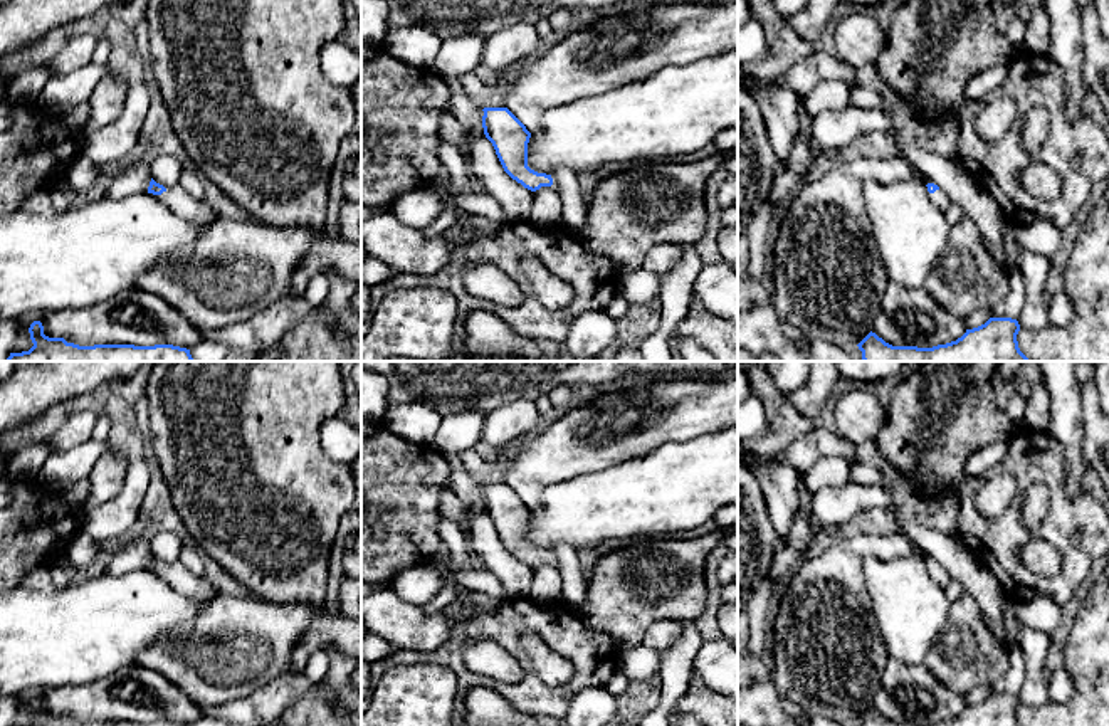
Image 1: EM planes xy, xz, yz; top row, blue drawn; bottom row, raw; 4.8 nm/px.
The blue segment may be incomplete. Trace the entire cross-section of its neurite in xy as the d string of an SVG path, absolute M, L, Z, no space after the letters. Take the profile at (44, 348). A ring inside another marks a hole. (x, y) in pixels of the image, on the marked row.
M34 321L29 333L34 346L29 351L10 353L7 361L195 361L190 350L173 345L79 346L64 338L45 336L40 321Z

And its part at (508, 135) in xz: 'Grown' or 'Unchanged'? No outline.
Unchanged

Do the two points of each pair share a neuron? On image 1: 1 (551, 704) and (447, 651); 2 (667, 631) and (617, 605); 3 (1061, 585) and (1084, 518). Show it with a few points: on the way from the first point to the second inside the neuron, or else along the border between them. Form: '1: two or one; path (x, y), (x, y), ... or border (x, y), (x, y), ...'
1: one; path (525, 704), (518, 704), (501, 688), (471, 678)
2: two; border (683, 620), (656, 620), (647, 629), (641, 644)
3: one; path (1076, 568), (1076, 563), (1089, 550), (1089, 535)

